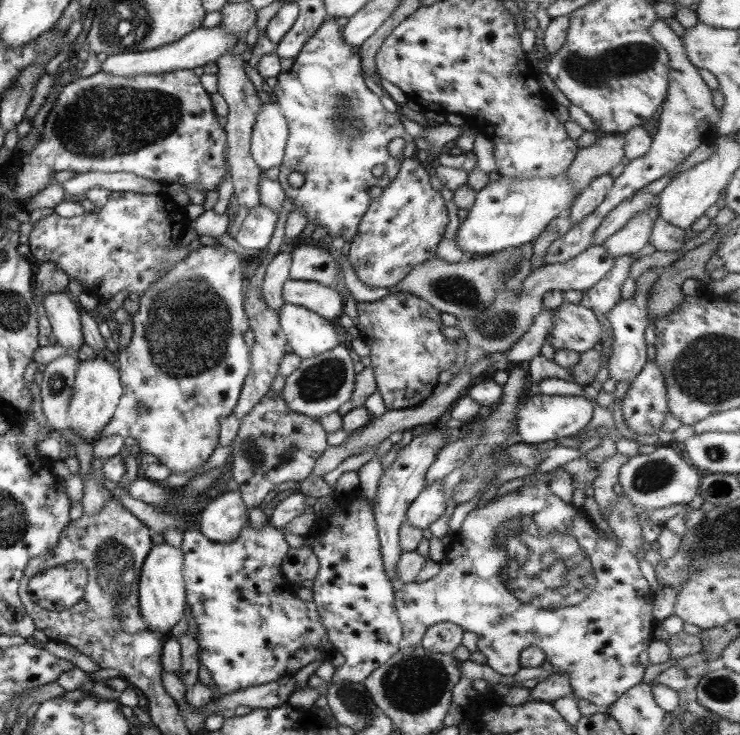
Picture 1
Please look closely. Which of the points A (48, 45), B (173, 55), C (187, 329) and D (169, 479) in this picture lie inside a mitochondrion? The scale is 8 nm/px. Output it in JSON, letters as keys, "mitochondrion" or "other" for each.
{"A":"other","B":"other","C":"mitochondrion","D":"other"}

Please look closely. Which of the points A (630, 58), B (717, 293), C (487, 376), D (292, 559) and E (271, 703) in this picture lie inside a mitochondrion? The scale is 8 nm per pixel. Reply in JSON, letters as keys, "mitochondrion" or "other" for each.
{"A":"mitochondrion","B":"other","C":"other","D":"other","E":"other"}

